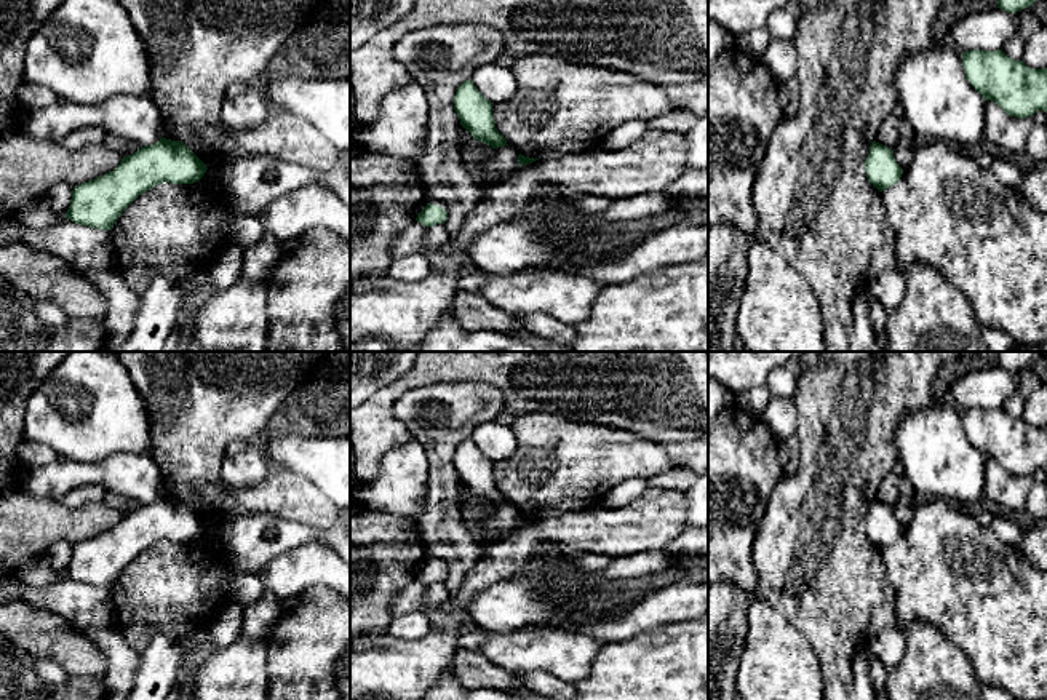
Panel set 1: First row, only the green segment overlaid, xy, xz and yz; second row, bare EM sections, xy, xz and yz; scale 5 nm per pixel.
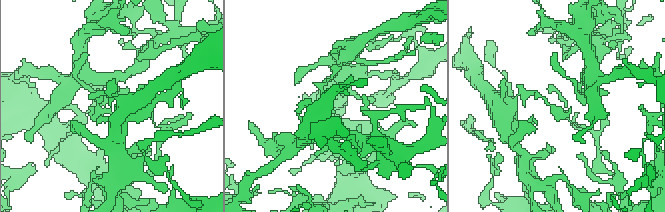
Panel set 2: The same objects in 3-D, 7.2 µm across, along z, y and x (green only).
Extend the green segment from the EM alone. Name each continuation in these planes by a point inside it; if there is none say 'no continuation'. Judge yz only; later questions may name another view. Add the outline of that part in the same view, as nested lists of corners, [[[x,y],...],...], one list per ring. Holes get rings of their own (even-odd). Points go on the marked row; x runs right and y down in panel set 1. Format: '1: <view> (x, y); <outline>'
no continuation

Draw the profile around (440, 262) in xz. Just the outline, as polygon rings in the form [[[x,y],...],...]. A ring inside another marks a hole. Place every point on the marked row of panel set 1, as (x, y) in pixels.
[[[441,251],[432,254],[428,257],[428,262],[433,272],[449,272],[459,275],[462,270],[462,264],[456,257],[448,256]]]

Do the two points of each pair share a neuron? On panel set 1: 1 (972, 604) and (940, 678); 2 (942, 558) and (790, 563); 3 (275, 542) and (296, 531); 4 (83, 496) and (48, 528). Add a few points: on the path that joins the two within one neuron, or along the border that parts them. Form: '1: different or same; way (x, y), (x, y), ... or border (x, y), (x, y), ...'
1: different; border (924, 624), (937, 627), (966, 656), (975, 678)
2: different; border (879, 550), (884, 572), (895, 590)
3: same; way (280, 537), (291, 534)
4: different; border (59, 501), (71, 507), (88, 507), (101, 502)

